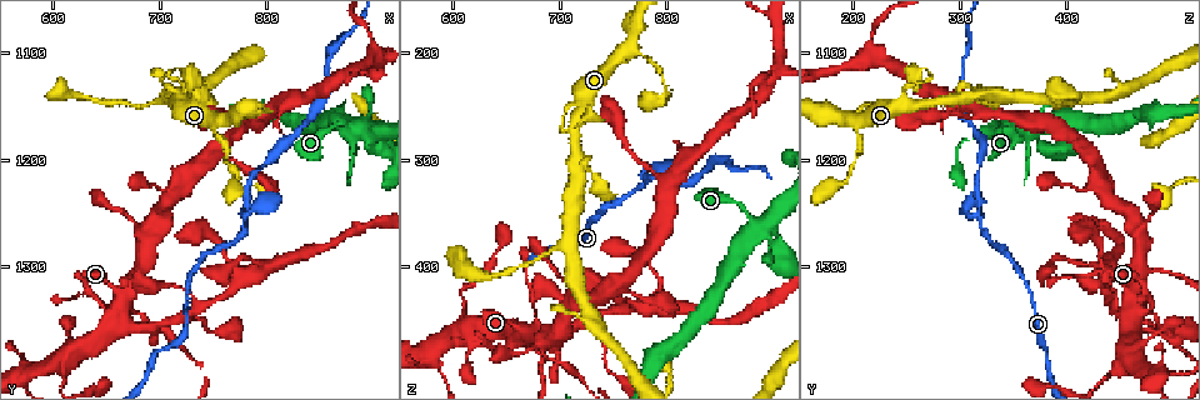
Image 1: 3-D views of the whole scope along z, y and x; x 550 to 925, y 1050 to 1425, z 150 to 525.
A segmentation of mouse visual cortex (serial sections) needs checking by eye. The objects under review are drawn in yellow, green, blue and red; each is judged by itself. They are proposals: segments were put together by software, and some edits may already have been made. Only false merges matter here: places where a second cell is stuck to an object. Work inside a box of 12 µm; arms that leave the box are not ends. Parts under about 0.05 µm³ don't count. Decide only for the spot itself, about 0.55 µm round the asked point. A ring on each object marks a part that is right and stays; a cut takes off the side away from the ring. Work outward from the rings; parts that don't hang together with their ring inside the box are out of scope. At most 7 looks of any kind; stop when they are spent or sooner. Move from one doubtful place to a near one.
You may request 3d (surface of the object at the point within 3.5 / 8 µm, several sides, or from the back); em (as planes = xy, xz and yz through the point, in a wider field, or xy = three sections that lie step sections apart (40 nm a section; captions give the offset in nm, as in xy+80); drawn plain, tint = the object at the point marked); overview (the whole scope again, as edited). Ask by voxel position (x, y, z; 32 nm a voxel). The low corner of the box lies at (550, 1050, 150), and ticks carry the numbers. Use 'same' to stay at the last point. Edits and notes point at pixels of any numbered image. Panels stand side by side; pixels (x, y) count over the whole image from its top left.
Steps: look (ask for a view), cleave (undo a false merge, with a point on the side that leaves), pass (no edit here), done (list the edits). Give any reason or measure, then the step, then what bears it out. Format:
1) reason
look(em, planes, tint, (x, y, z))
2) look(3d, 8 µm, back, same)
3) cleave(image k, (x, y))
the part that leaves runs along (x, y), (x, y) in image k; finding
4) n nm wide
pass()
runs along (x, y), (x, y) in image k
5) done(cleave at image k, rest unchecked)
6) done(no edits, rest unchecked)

calibre changes
look(3d, 3.5 µm, (880, 1170, 356))

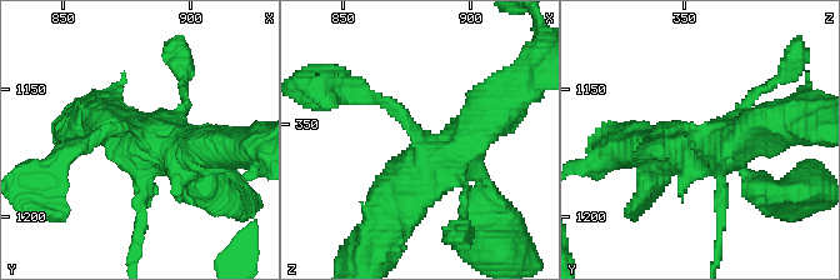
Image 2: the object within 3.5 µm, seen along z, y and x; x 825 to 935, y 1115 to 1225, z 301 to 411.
pass()
runs along (660, 134), (788, 123) in image 2; one cell here

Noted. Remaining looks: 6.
branch point
look(3d, 3.5 µm, (778, 1260, 320))

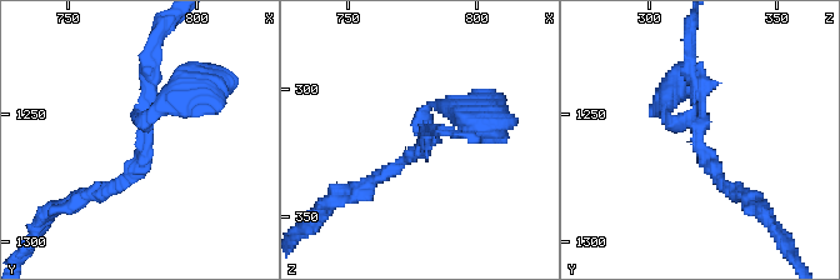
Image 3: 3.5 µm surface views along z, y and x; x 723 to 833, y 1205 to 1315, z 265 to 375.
3 arms; arms of 200, 200, 250 nm
look(em, xy, step 1, tint, (779, 1258, 320))

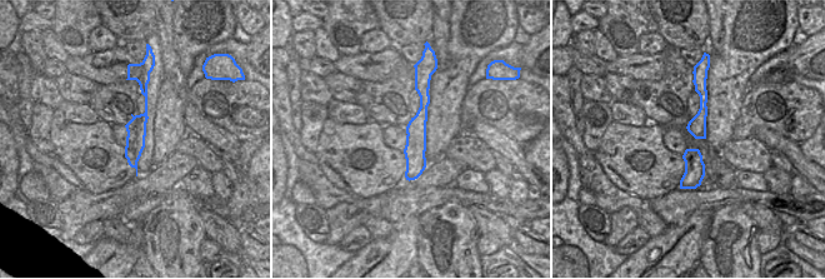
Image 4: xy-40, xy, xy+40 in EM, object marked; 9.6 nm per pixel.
pass()
runs along (419, 85), (423, 113), (409, 177) in image 4; one cell here

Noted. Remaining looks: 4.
look(3d, 3.5 µm, (664, 1324, 460))

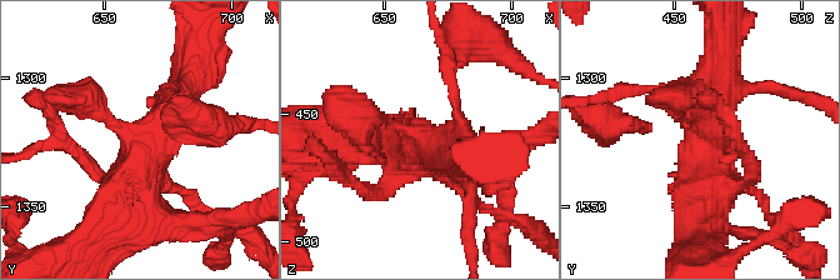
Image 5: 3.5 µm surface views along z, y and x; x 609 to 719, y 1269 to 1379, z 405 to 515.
look(em, xy, step 2, tint, (666, 1327, 460))

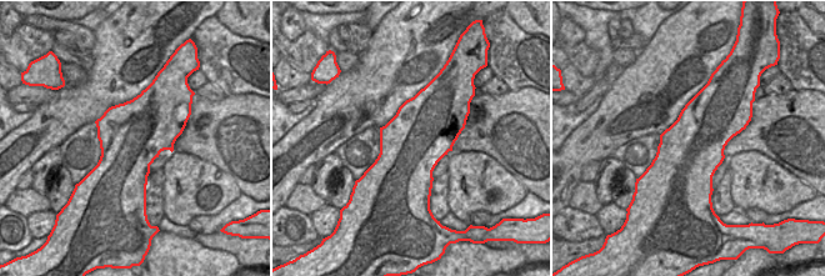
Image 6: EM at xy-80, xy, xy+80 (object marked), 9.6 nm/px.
look(em, xy, step 1, tint, same)

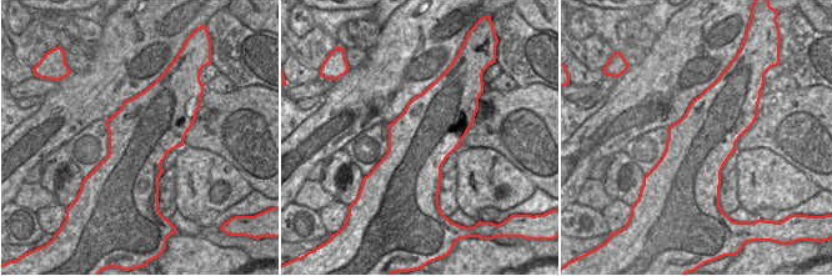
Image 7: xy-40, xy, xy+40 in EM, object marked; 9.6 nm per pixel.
pass()
one cell here

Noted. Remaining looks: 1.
done(no edits, rest unchecked)

